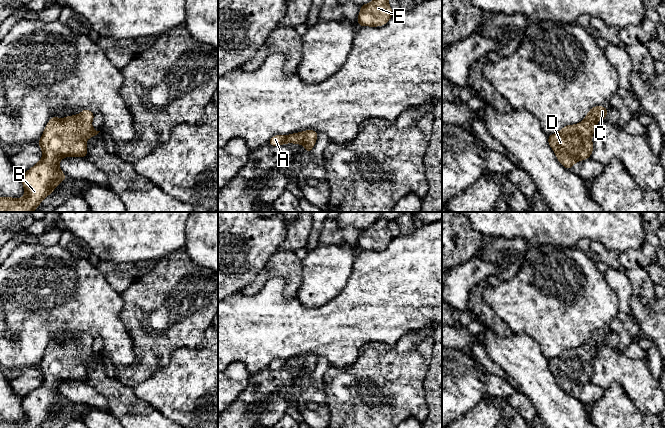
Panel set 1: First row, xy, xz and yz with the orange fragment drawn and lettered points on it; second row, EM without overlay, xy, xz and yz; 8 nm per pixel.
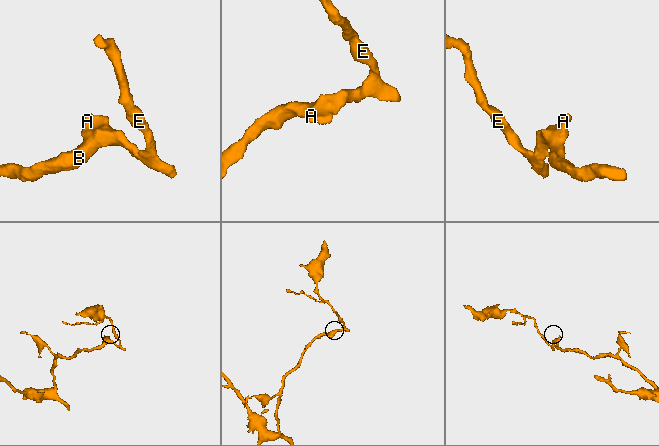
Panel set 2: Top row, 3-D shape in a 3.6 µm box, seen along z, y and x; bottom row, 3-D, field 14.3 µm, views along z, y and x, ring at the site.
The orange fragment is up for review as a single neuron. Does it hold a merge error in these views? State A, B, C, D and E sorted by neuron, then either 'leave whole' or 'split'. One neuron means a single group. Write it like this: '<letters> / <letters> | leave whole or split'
A B C D E | leave whole

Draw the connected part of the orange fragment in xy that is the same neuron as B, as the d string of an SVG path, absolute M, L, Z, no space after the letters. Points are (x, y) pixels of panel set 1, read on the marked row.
M83 109L79 115L66 116L64 119L53 116L50 119L38 142L43 151L42 159L26 173L22 174L25 195L20 199L0 197L0 212L34 212L34 209L41 204L41 201L67 178L60 170L60 160L67 156L83 158L87 156L86 139L96 136L100 132L95 131L90 124L94 116L90 110Z

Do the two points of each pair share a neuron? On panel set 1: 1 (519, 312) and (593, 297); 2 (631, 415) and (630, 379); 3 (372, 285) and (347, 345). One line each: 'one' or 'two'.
1: one
2: two
3: one

